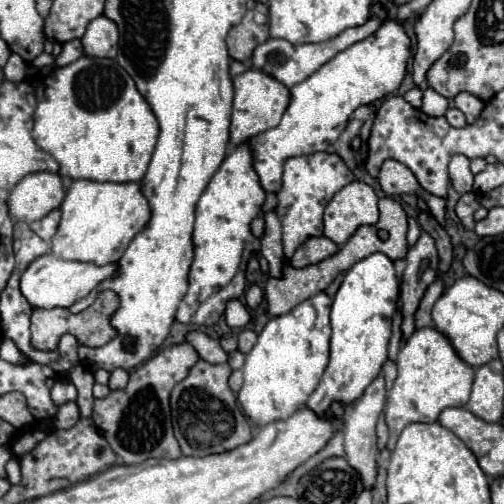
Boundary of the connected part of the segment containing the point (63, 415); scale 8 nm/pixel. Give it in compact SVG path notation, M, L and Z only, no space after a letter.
M66 402L58 408L58 414L54 416L56 428L72 428L80 420L80 410L76 402Z

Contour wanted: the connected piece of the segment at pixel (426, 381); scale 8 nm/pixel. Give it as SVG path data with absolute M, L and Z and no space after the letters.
M436 328L416 330L402 346L398 360L398 378L386 400L386 424L390 428L388 450L396 446L400 432L412 422L434 422L448 406L466 406L472 390L474 368L468 366L452 348L450 340Z

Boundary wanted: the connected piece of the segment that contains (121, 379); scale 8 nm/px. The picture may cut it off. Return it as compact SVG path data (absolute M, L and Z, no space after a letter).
M118 368L112 372L108 386L110 386L110 390L118 390L118 388L126 386L126 380L128 380L128 372L124 368Z

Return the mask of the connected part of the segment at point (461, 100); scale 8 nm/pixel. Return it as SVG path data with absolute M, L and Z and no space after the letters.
M460 92L460 94L454 98L454 106L464 112L466 124L472 124L472 122L478 118L478 114L482 112L484 102L482 102L480 98L468 94L468 92Z

